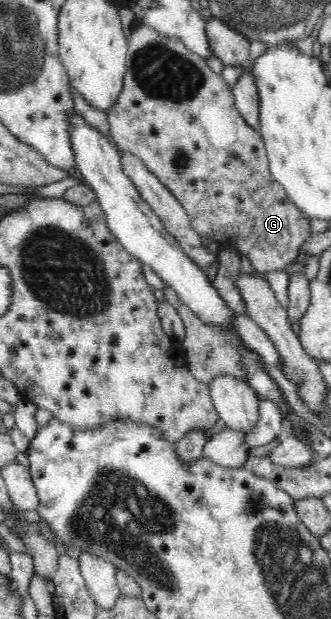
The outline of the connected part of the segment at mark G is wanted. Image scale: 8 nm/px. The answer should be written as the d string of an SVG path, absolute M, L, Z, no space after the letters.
M136 23L132 30L131 40L128 41L128 52L126 53L126 72L124 81L122 82L121 92L117 94L117 98L113 100L113 104L105 110L107 113L107 130L108 141L112 147L121 153L131 153L138 156L145 166L163 183L176 197L179 202L185 207L191 224L201 236L208 236L215 240L220 240L222 243L233 245L240 254L245 254L251 259L253 268L256 268L260 273L267 273L271 270L281 270L290 262L298 259L296 250L298 244L305 242L312 236L309 230L309 220L299 212L299 209L290 201L283 185L270 173L268 167L268 158L266 148L262 141L260 129L254 129L241 116L241 113L234 106L233 94L229 85L221 77L221 74L215 73L208 65L205 57L199 53L187 48L185 43L177 38L169 35L161 34L145 24Z

